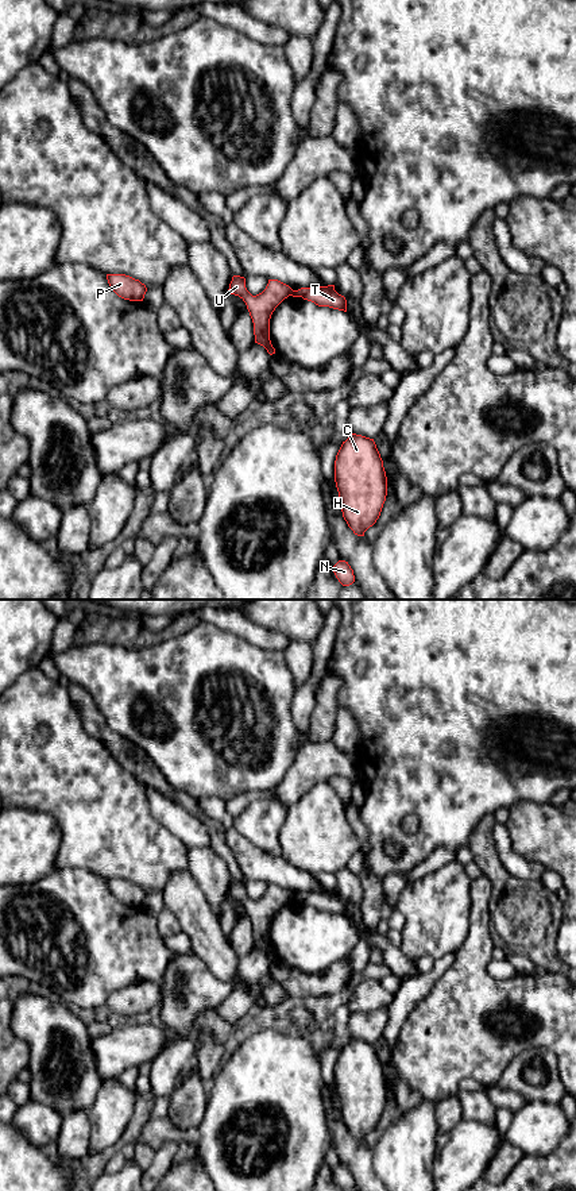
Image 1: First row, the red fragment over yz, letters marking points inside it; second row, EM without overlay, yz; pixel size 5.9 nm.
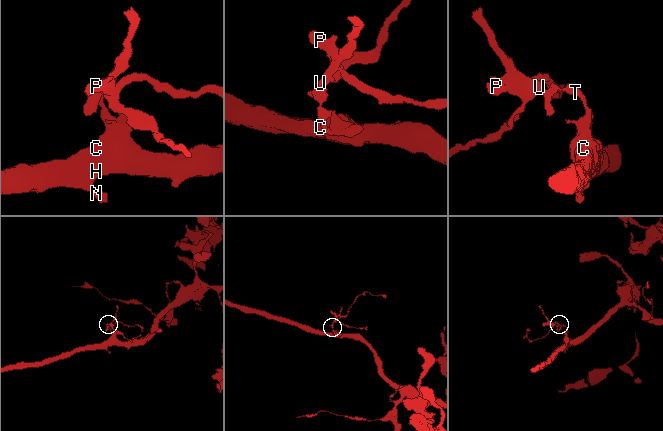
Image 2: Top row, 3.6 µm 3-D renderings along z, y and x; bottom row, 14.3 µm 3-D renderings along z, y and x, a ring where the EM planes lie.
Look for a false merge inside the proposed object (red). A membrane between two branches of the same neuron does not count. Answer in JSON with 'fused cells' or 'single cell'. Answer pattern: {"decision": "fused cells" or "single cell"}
{"decision": "fused cells"}

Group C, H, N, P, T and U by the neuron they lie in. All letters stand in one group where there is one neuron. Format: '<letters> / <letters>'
C H N T / P U

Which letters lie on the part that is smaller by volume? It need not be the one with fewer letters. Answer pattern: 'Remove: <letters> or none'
Remove: P, U

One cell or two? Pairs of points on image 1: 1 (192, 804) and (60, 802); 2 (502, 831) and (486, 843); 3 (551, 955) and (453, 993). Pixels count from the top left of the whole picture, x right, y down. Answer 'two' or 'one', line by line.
1: two
2: two
3: two

